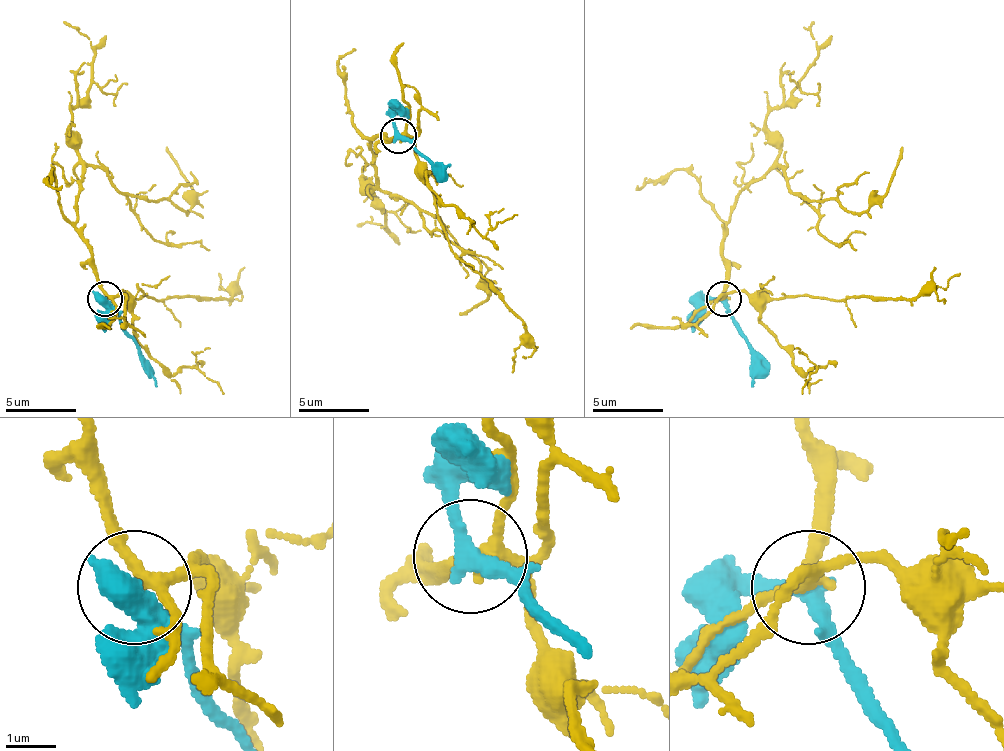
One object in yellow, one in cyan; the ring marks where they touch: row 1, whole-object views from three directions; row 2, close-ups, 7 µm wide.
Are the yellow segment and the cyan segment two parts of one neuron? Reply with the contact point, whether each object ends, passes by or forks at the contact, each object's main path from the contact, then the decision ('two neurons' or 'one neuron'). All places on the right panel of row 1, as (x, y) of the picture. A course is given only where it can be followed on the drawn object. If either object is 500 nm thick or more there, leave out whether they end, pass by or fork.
at (723, 299); yellow forks there; cyan passes by; yellow runs (724, 298), (724, 228), (749, 186), (780, 168), (794, 193), (864, 214), (885, 193), (903, 147); cyan runs (724, 298), (752, 347), (752, 386); two neurons

